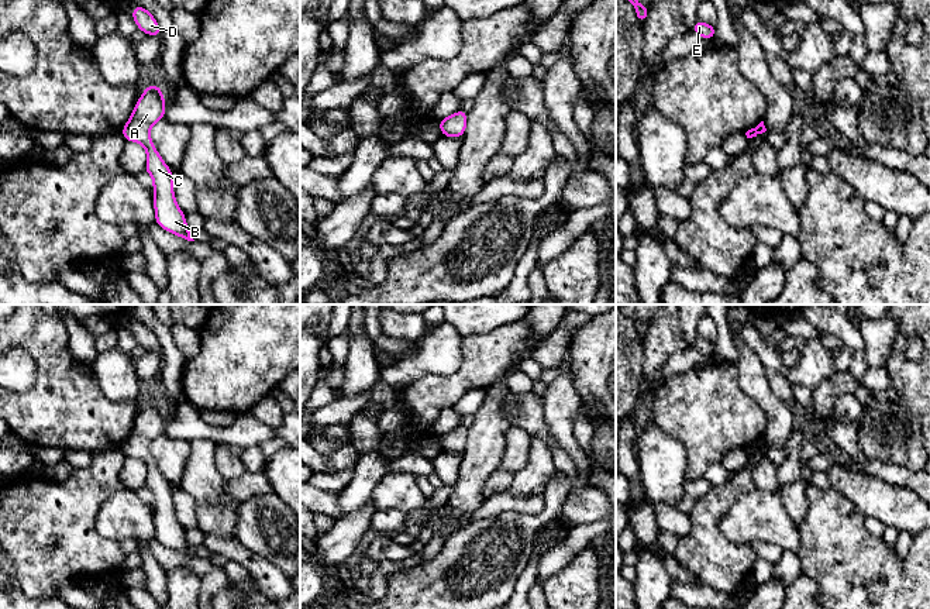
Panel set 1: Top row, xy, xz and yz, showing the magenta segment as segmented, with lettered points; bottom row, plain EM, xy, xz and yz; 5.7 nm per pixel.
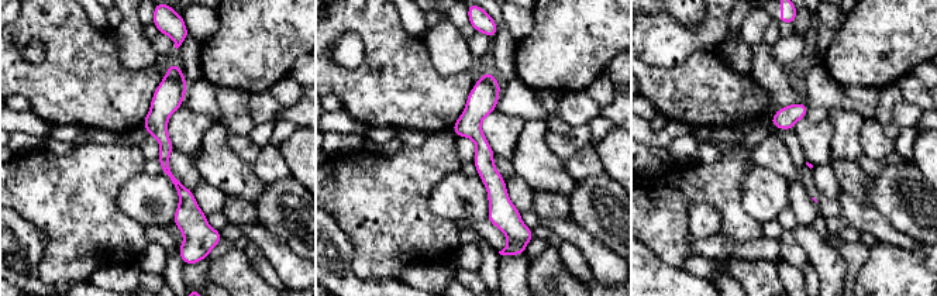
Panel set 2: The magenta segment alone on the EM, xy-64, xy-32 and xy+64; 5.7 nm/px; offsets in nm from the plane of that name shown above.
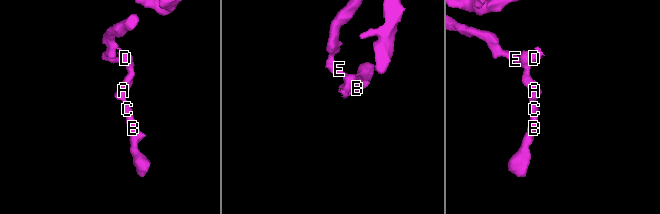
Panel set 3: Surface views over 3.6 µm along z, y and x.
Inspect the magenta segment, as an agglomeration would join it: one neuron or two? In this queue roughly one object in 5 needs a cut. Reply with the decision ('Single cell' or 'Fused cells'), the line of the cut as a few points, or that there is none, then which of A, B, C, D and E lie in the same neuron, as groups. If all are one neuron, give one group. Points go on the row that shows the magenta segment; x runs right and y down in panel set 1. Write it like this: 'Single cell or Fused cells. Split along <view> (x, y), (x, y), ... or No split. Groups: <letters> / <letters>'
Single cell. No split. Groups: A B C D E

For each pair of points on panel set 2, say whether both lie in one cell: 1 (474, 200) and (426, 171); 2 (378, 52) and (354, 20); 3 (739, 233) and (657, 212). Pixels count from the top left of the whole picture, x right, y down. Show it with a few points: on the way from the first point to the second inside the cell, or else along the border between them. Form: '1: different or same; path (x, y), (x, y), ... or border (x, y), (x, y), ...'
1: different; border (460, 168), (448, 172), (433, 188), (430, 210)
2: same; path (378, 44), (362, 28)
3: same; path (727, 210), (713, 196), (679, 196)

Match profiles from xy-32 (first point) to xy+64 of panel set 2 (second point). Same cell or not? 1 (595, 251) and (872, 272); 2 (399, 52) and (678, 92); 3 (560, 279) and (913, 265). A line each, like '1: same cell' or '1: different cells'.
1: different cells
2: same cell
3: different cells

